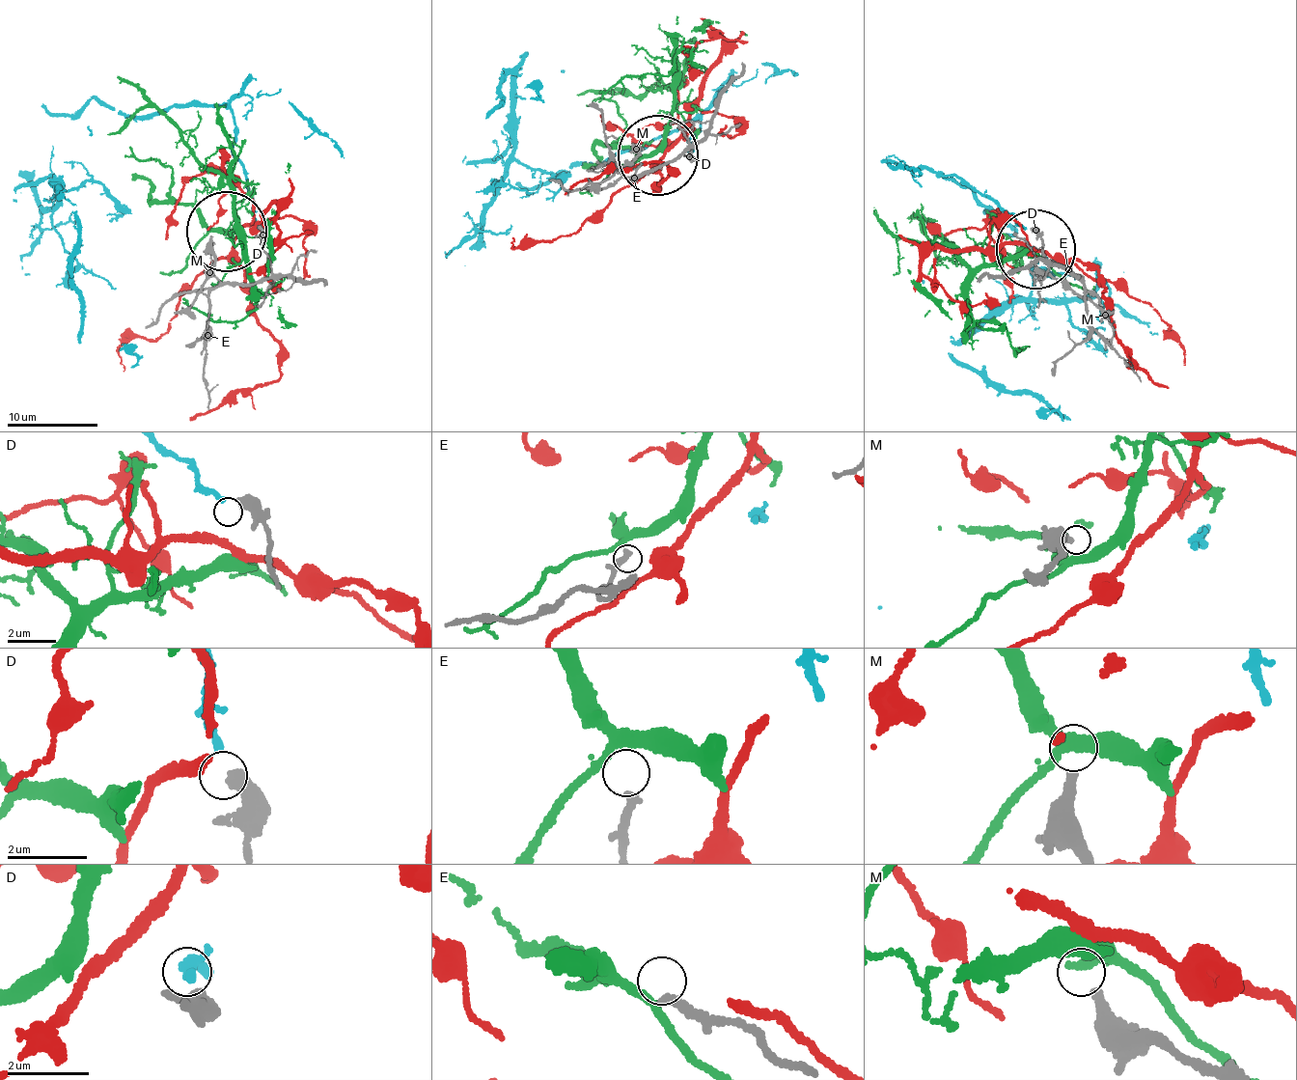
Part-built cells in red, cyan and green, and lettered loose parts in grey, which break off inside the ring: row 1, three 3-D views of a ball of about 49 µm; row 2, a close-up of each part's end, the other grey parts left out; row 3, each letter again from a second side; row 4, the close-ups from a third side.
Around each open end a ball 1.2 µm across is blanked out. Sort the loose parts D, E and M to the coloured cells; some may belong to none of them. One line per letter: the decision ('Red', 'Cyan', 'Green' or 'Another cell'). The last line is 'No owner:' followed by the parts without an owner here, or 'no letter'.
D: Cyan
E: Another cell
M: Another cell
No owner: E, M

